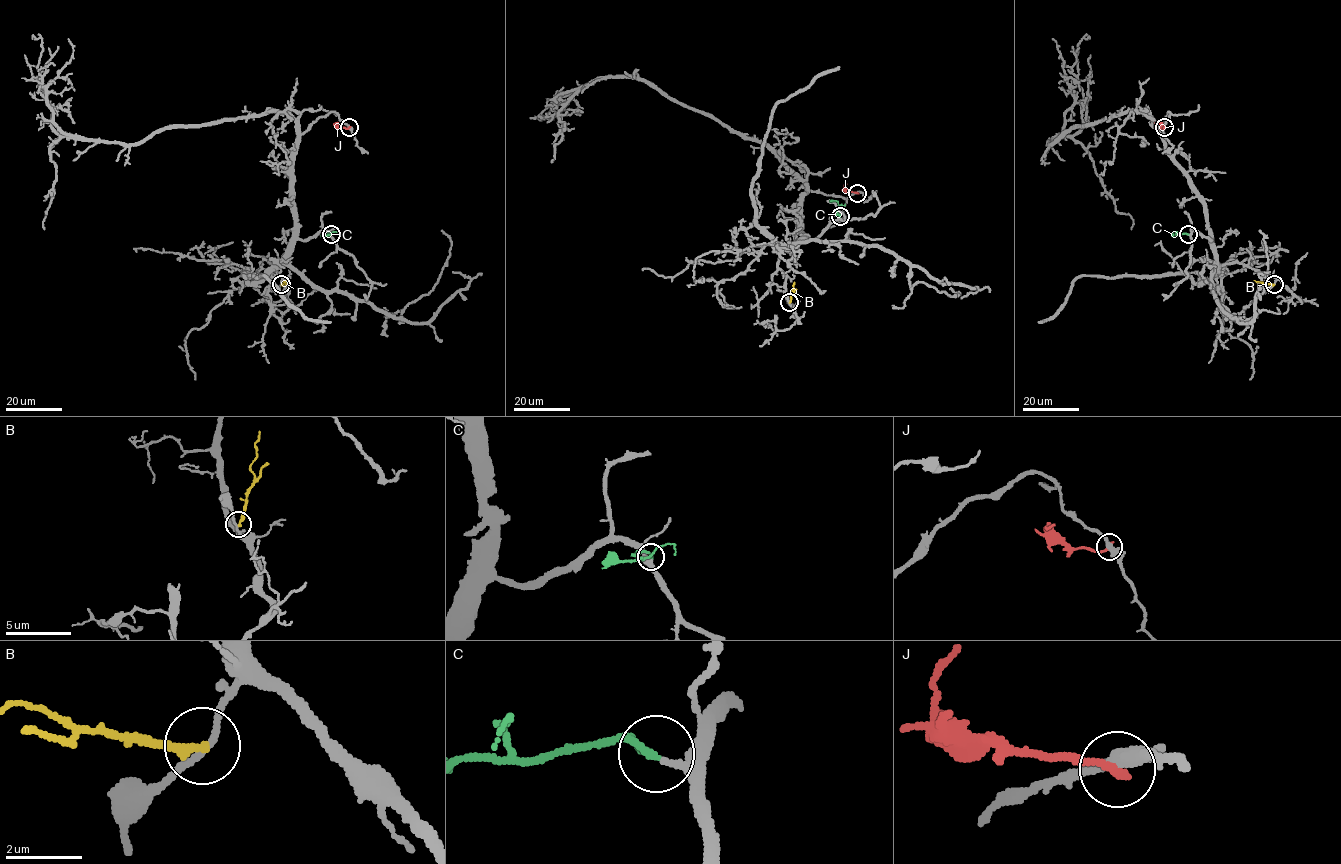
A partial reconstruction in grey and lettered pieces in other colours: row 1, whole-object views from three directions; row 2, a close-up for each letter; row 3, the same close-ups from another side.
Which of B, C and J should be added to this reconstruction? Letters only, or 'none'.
C

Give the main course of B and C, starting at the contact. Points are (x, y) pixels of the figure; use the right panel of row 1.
B: (1274, 284), (1253, 281)
C: (1187, 234), (1173, 236)

